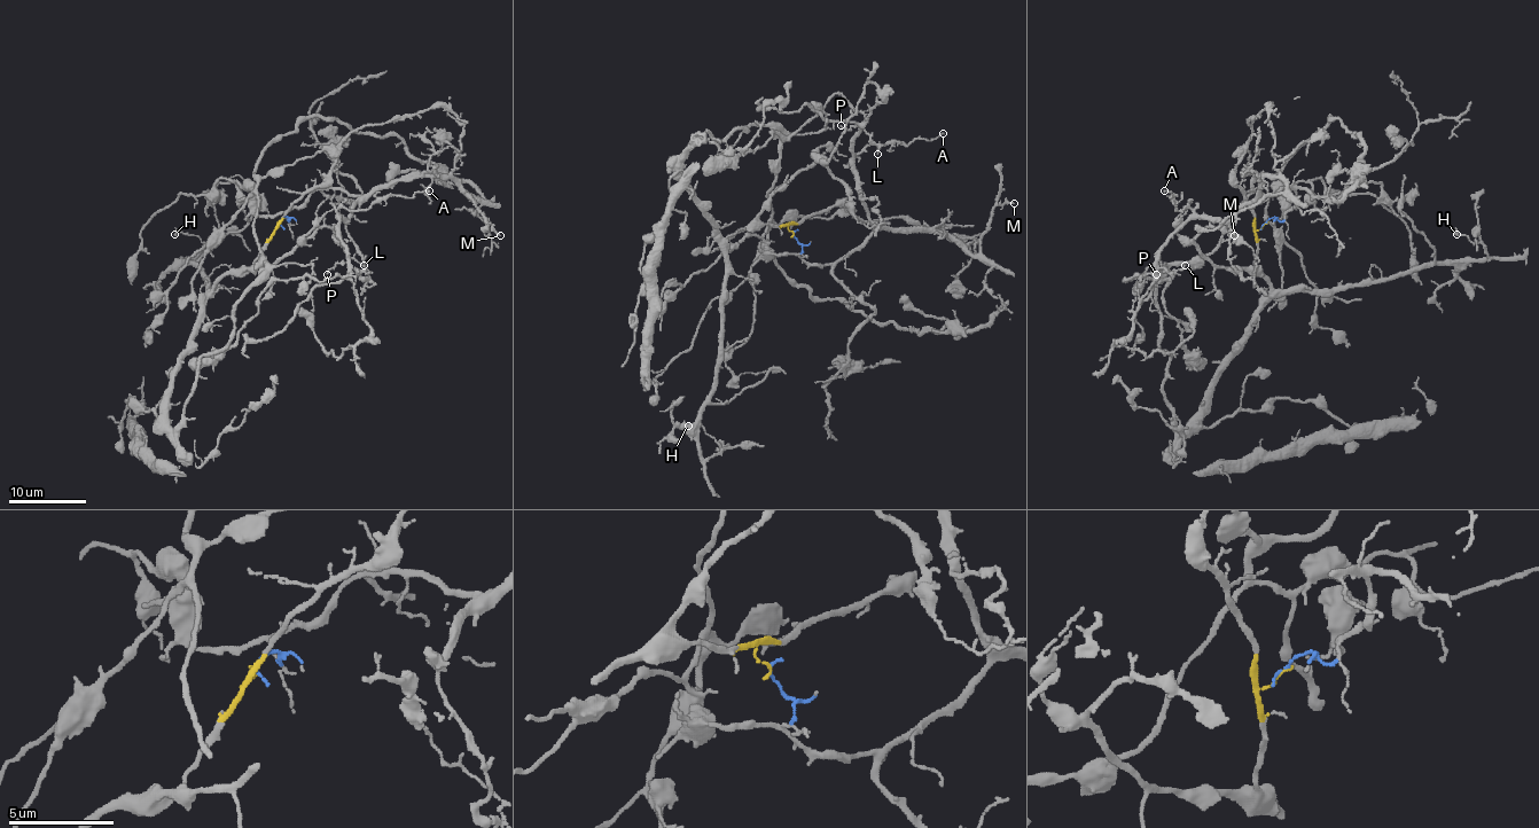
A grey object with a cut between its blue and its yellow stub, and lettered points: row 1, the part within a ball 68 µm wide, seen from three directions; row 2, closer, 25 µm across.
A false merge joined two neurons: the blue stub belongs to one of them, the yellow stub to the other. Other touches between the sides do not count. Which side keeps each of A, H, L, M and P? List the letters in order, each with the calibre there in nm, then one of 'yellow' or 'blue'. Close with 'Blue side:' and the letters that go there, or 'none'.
A: calibre 100 nm; blue
H: calibre 130 nm; yellow
L: calibre 140 nm; blue
M: calibre 150 nm; blue
P: calibre 50 nm; blue
Blue side: A, L, M, P

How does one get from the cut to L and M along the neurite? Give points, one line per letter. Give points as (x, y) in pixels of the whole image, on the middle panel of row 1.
L: (793, 233), (798, 255), (812, 264), (854, 250), (872, 232), (854, 158), (852, 139), (860, 125), (877, 155)
M: (793, 233), (798, 255), (812, 264), (849, 257), (877, 229), (946, 232), (976, 255), (991, 210), (1014, 203)

